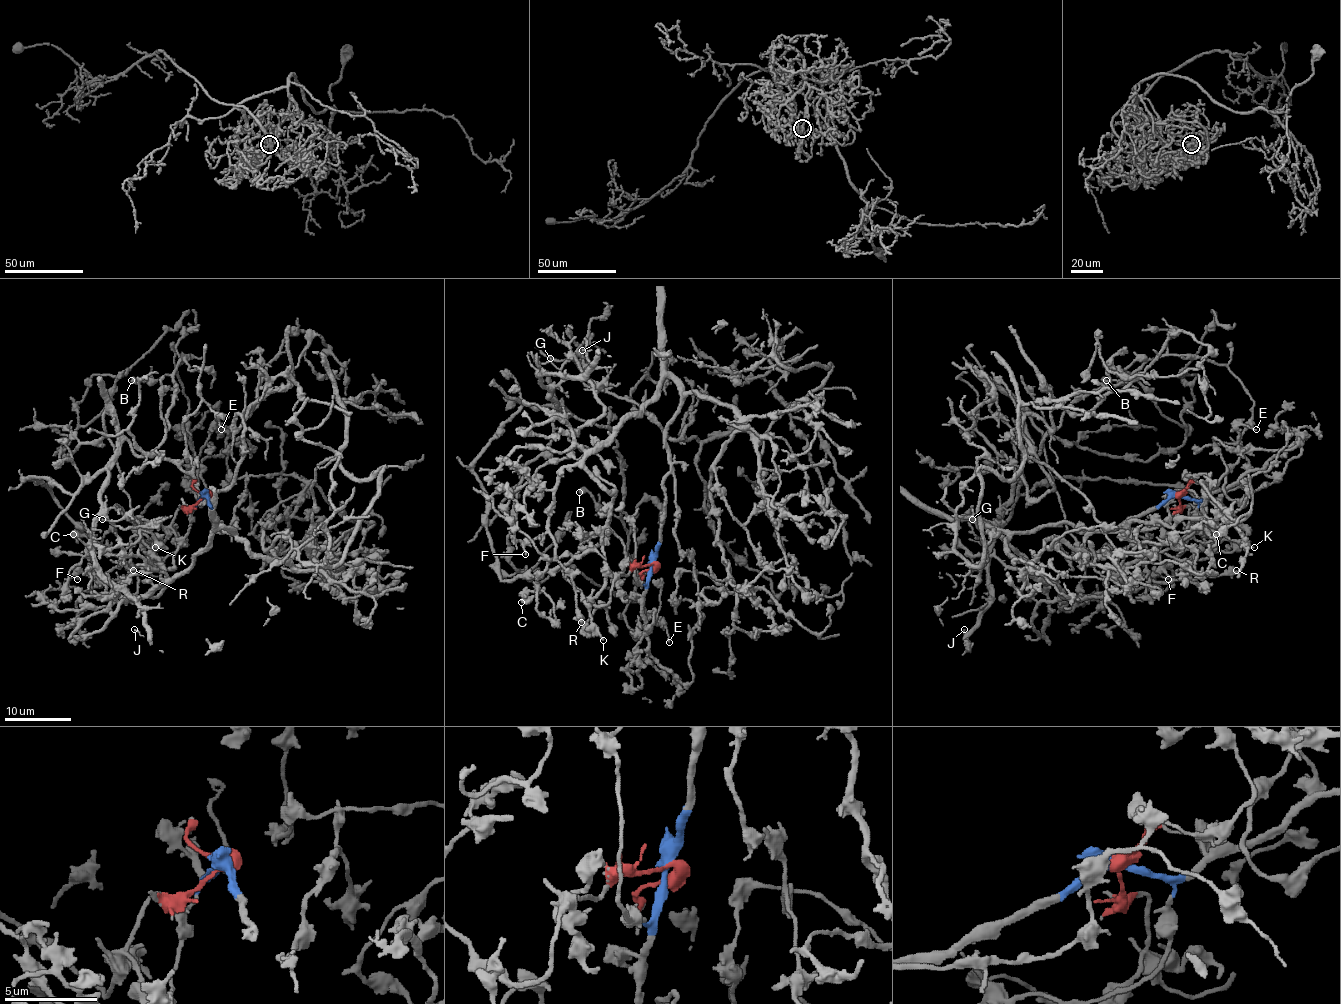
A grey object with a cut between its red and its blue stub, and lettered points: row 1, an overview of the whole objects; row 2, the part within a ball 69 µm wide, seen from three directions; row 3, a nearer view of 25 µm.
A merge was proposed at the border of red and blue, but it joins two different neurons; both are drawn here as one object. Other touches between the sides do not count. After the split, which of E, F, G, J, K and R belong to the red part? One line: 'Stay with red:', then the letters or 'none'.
Stay with red: G, J

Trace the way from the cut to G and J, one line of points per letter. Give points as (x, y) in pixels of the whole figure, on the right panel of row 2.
G: (1178, 497), (1220, 532), (1181, 507), (1165, 565), (1170, 487), (1018, 470), (972, 518)
J: (1178, 497), (1196, 540), (1220, 532), (1181, 507), (1165, 565), (1188, 492), (1020, 493), (1017, 472), (965, 630)

